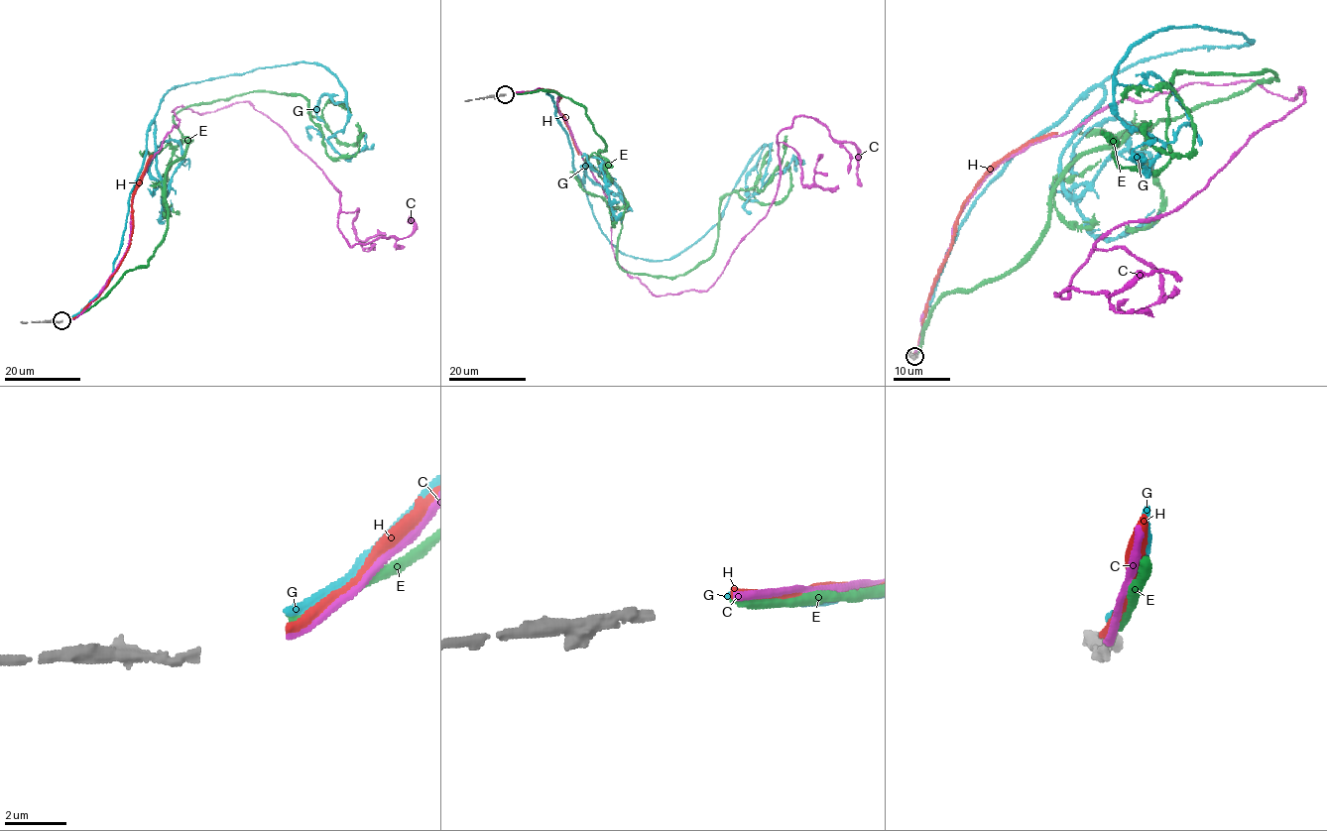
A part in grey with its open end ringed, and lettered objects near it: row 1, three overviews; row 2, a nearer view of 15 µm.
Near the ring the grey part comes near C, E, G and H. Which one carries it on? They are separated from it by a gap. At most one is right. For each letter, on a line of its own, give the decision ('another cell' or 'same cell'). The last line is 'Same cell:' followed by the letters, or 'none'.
C: another cell
E: another cell
G: another cell
H: same cell
Same cell: H

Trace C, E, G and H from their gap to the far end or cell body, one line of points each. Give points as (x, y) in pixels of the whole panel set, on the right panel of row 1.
C: (914, 356), (953, 225), (1002, 163), (1126, 98), (1303, 88), (1200, 190), (1110, 229), (1055, 295), (1181, 280)
E: (916, 353), (946, 294), (1033, 246), (1083, 155), (1274, 72), (1175, 73), (1157, 171), (1119, 166), (1102, 131)
G: (914, 351), (1004, 165), (1140, 62), (1254, 43), (1136, 43), (1114, 101), (1162, 143), (1149, 173), (1156, 138)
H: (914, 356), (925, 304), (950, 248), (953, 224), (963, 201), (997, 165), (1057, 132)

